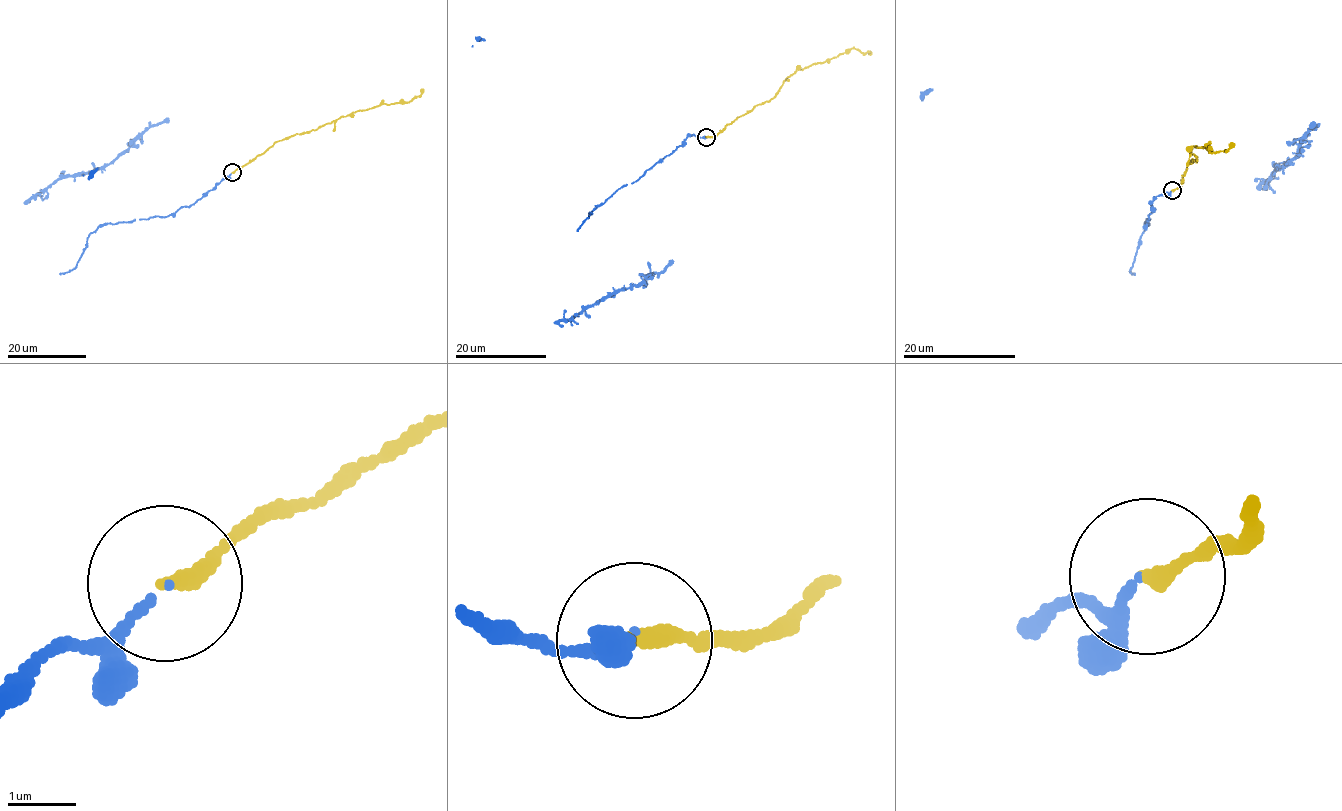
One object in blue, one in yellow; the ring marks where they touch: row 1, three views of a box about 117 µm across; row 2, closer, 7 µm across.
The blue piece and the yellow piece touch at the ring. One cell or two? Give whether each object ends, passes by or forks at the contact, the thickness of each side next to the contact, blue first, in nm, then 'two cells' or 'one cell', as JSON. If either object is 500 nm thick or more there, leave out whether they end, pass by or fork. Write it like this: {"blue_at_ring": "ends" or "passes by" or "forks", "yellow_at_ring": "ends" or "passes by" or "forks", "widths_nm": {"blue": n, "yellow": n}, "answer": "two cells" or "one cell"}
{"blue_at_ring": "ends", "yellow_at_ring": "ends", "widths_nm": {"blue": 90, "yellow": 240}, "answer": "one cell"}

